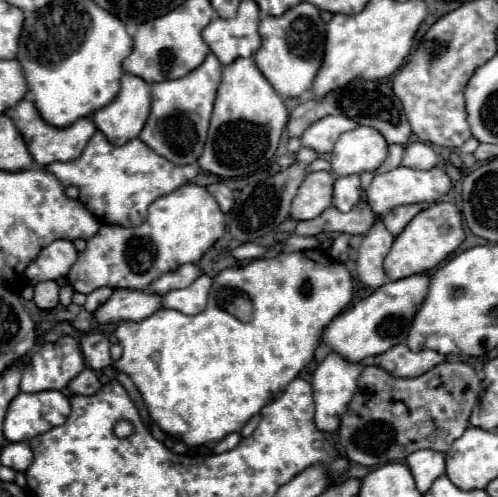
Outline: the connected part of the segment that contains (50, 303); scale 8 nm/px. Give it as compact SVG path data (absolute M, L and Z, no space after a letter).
M46 280L46 282L38 282L34 286L34 302L38 308L42 310L52 310L58 306L58 292L60 286L54 280Z

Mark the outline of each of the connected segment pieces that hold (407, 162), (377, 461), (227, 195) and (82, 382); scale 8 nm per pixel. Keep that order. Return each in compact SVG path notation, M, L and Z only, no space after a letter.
M412 142L404 148L402 164L408 168L416 168L416 170L430 170L438 166L438 156L432 150L432 146L424 142Z
M444 362L428 370L418 378L394 378L386 374L378 366L366 366L358 380L358 390L348 404L348 410L340 418L340 444L348 460L362 464L362 466L382 466L386 462L402 462L416 450L428 448L436 452L446 452L450 444L464 434L468 428L468 420L472 414L474 404L480 400L482 394L482 380L478 378L476 370L466 362Z
M222 182L210 184L208 186L208 192L216 198L216 202L220 204L220 210L222 212L230 212L230 208L234 204L234 198L232 198L232 190L226 184L222 184Z
M86 366L86 368L68 384L68 390L70 390L72 394L86 394L86 396L96 394L100 388L102 388L102 384L100 384L96 372L94 372L90 366Z

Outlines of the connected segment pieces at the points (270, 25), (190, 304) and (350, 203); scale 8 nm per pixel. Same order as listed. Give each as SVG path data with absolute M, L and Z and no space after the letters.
M300 2L282 16L270 16L260 22L262 46L249 58L254 58L258 70L262 70L264 78L278 90L278 94L282 94L282 98L298 98L310 90L324 56L324 28L326 24L320 18L320 10L310 2Z
M202 274L188 288L170 290L168 294L164 294L162 308L178 310L182 314L200 314L206 308L210 284L212 284L212 278Z
M342 176L334 182L334 206L342 212L350 212L360 198L364 196L364 190L360 186L360 176Z

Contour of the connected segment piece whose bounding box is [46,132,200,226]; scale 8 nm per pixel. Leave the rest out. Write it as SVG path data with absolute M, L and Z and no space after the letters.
M96 132L94 138L90 138L86 150L82 152L82 156L78 160L54 162L54 166L46 166L46 168L64 186L78 186L78 190L80 190L78 198L86 204L88 210L92 210L92 214L96 218L100 218L102 222L120 224L120 226L138 226L138 224L142 224L148 218L148 206L156 198L160 198L162 194L170 194L170 190L176 190L178 186L190 182L200 172L198 166L170 166L170 162L166 162L164 158L158 158L158 154L154 154L138 138L126 142L126 146L112 146L102 132Z

